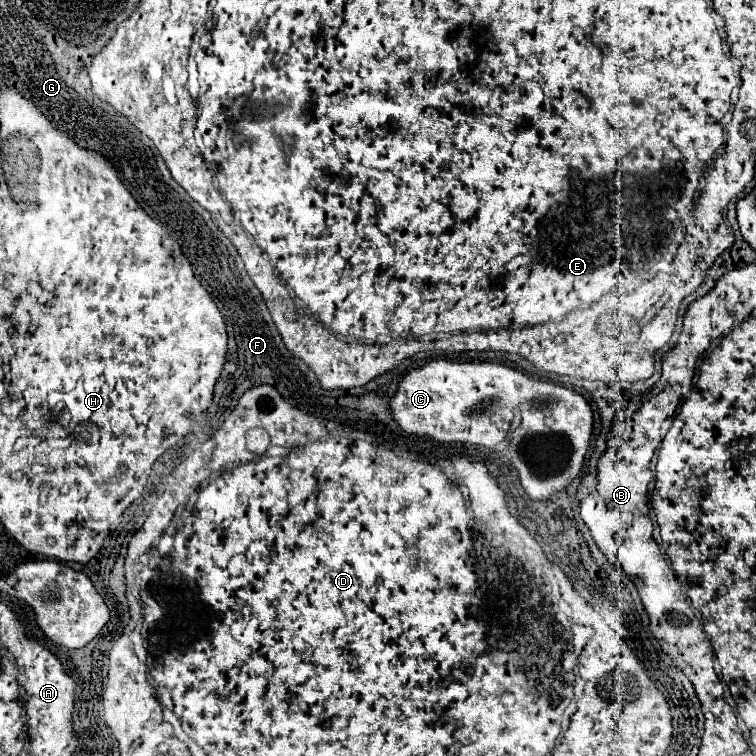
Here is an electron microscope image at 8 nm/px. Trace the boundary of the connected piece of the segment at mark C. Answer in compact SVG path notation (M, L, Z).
M431 360L401 378L395 394L389 398L389 412L407 434L429 436L437 442L477 444L499 452L513 464L523 490L535 502L537 498L549 498L551 494L565 490L575 478L581 476L593 434L593 412L583 396L569 388L529 378L519 370L494 362Z

